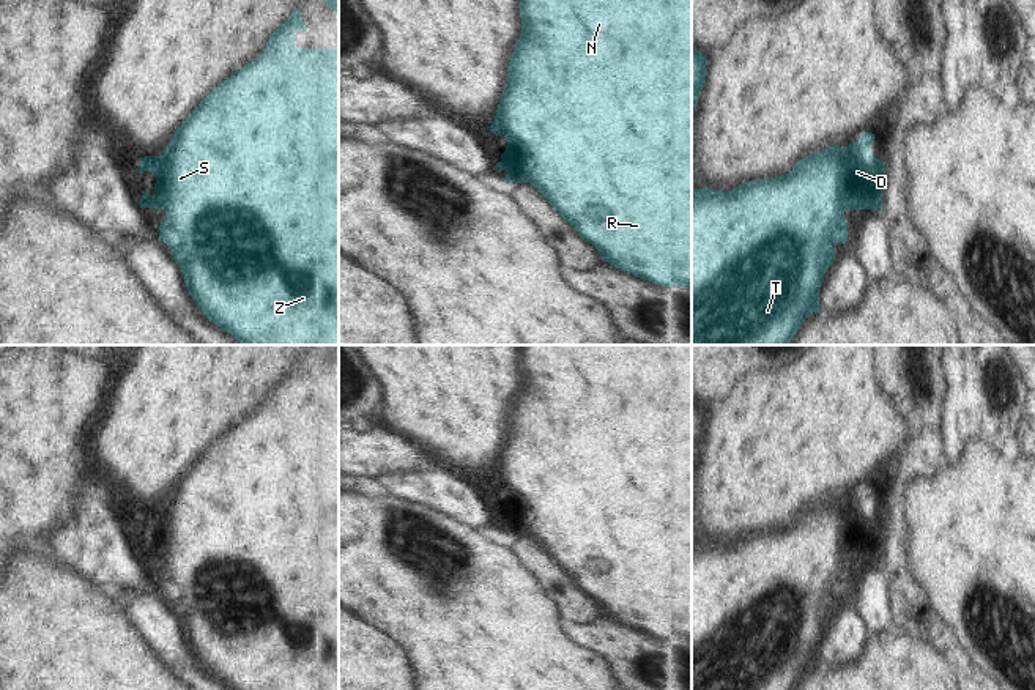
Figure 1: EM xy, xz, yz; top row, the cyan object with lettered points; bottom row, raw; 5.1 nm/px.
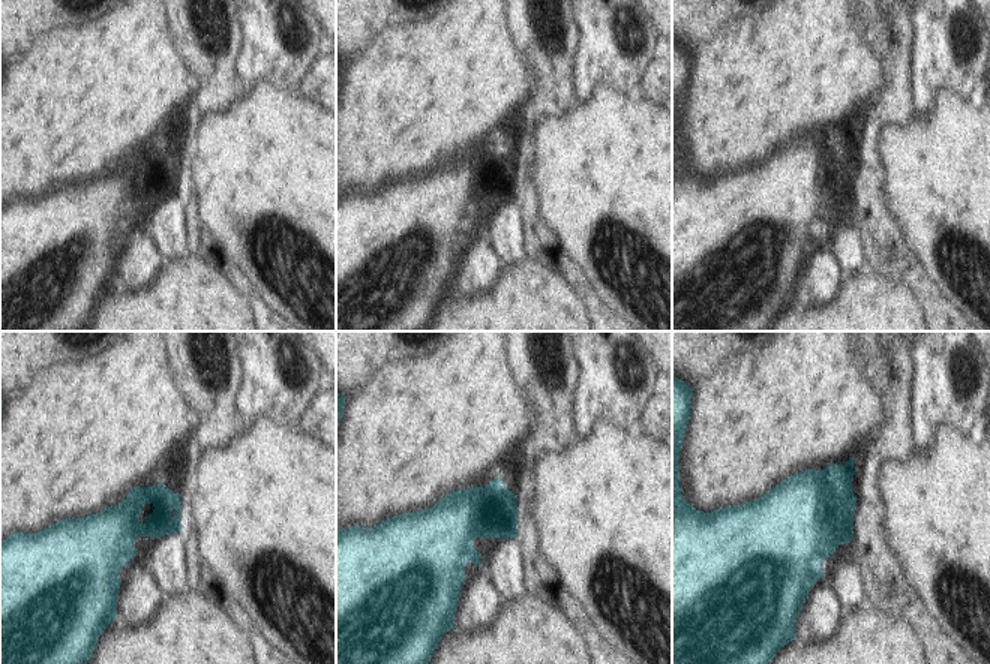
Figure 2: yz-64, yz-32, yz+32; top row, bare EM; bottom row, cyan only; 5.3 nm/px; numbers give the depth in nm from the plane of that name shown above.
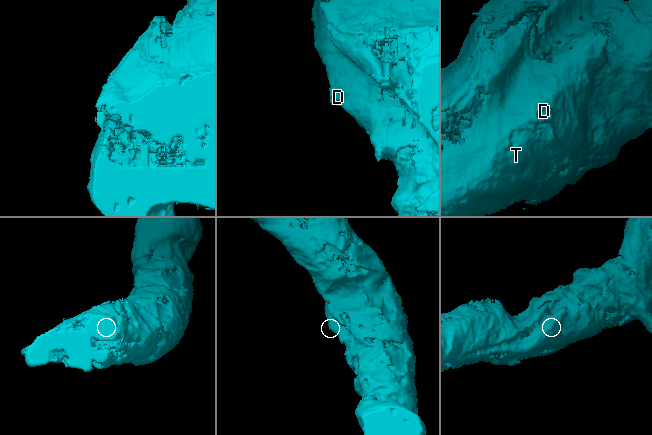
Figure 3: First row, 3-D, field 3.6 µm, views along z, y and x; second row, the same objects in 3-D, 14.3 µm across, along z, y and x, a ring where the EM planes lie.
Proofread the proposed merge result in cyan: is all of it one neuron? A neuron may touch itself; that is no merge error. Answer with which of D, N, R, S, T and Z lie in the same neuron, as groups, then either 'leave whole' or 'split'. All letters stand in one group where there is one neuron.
D N R S T Z; leave whole

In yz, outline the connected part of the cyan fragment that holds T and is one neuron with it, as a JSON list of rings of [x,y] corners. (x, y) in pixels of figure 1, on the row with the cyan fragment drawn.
[[[874,134],[800,159],[791,173],[722,192],[692,187],[692,345],[788,345],[807,317],[819,312],[819,291],[835,246],[848,243],[846,210],[882,211],[885,164],[870,151]]]

